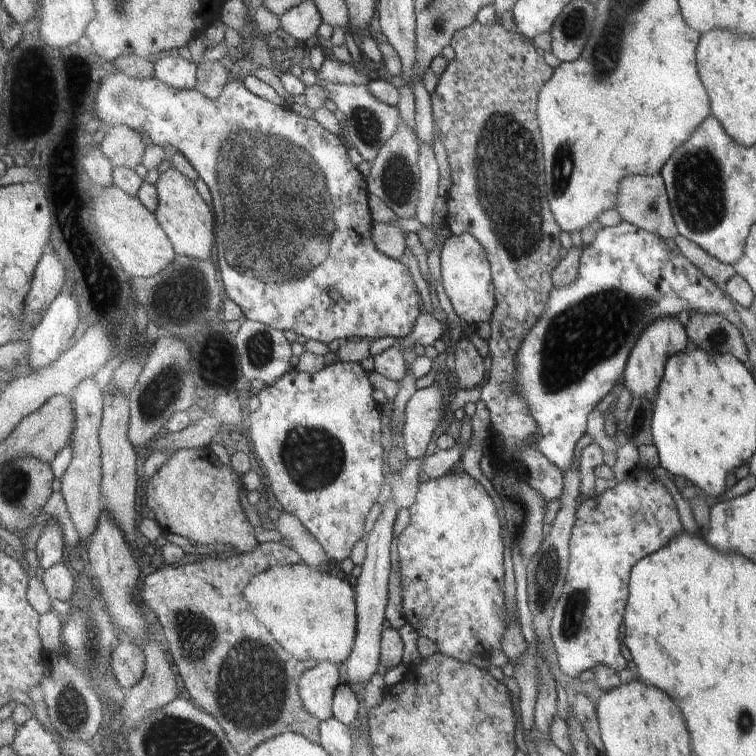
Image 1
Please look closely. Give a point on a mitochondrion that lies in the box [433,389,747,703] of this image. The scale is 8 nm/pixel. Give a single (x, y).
(545, 574)

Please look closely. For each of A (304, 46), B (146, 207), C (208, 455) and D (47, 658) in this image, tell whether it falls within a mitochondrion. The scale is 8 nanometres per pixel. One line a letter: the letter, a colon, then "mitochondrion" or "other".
A: other
B: other
C: other
D: other

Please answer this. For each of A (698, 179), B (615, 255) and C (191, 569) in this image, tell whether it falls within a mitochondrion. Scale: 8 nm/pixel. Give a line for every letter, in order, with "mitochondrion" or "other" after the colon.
A: mitochondrion
B: other
C: other

